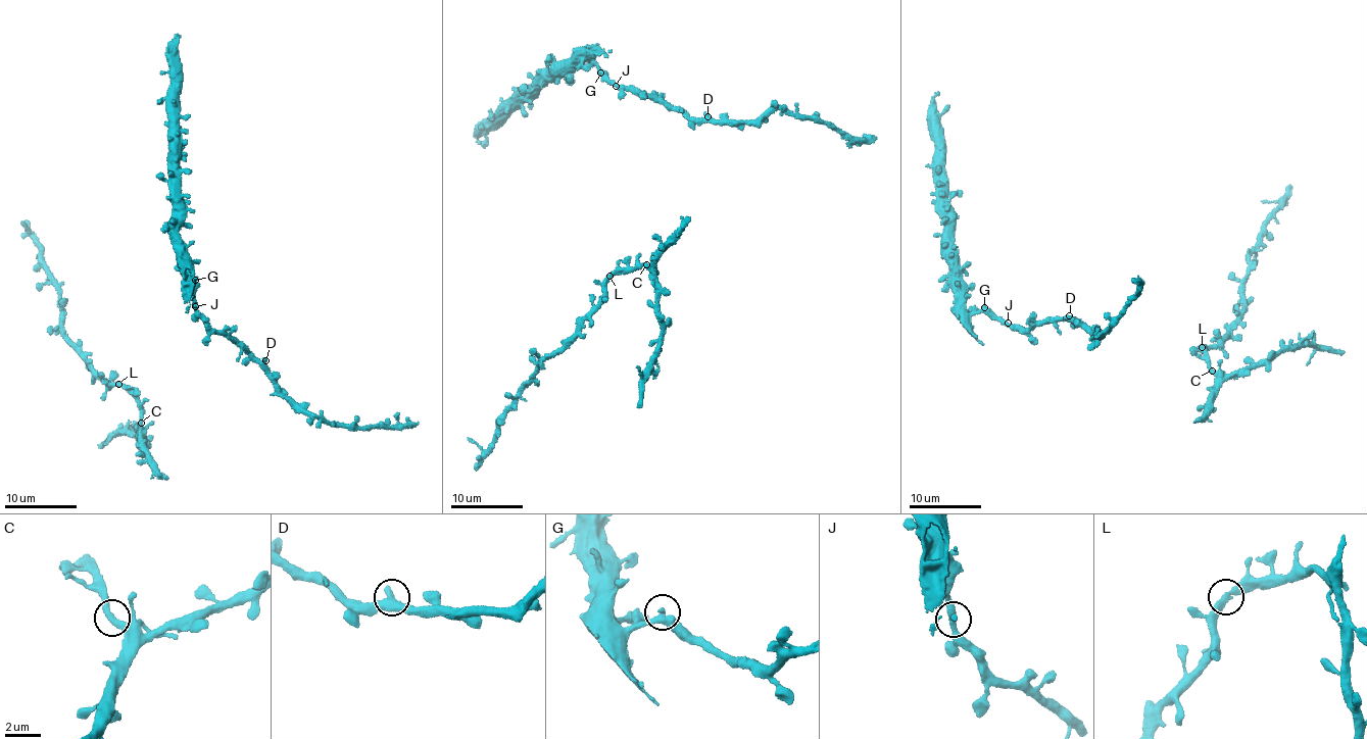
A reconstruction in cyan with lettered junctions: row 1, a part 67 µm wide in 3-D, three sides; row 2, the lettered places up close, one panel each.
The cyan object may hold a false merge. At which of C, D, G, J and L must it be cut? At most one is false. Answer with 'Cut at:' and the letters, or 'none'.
Cut at: none

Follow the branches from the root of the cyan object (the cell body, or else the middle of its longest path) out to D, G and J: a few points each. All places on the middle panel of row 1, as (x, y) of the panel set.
D: (692, 129), (708, 116)
G: (692, 129), (693, 121), (684, 113), (655, 98), (616, 84), (600, 72)
J: (692, 129), (693, 121), (684, 113), (655, 98), (616, 86)

